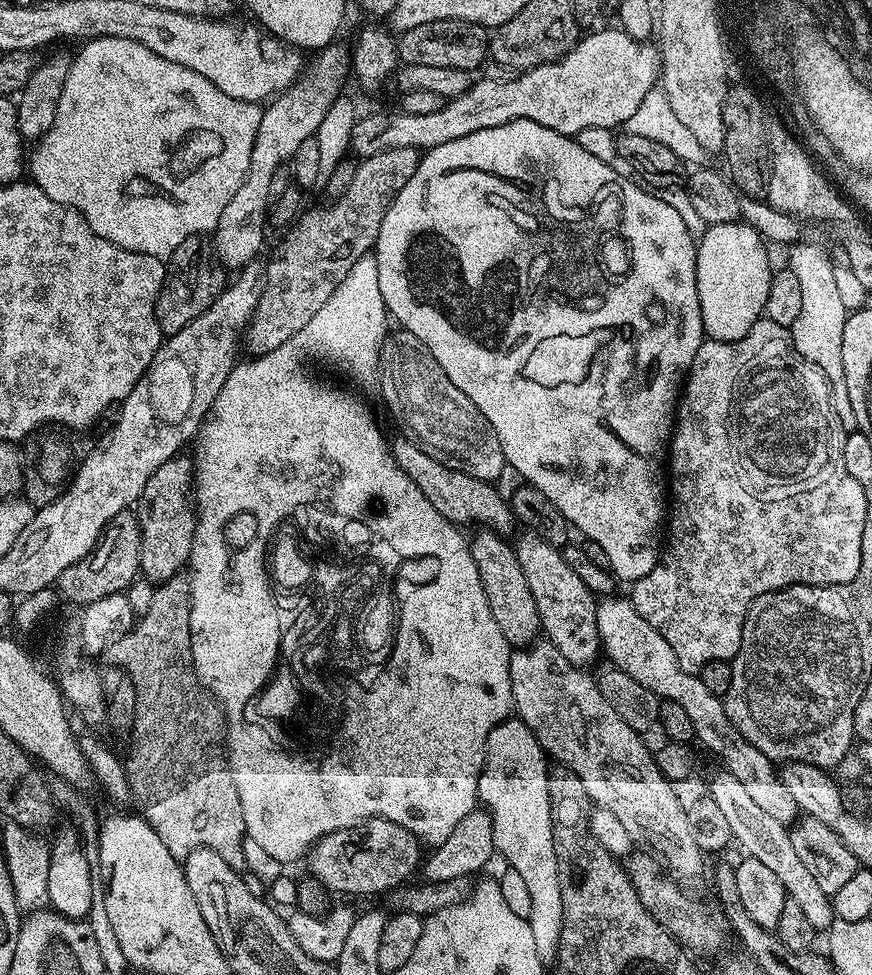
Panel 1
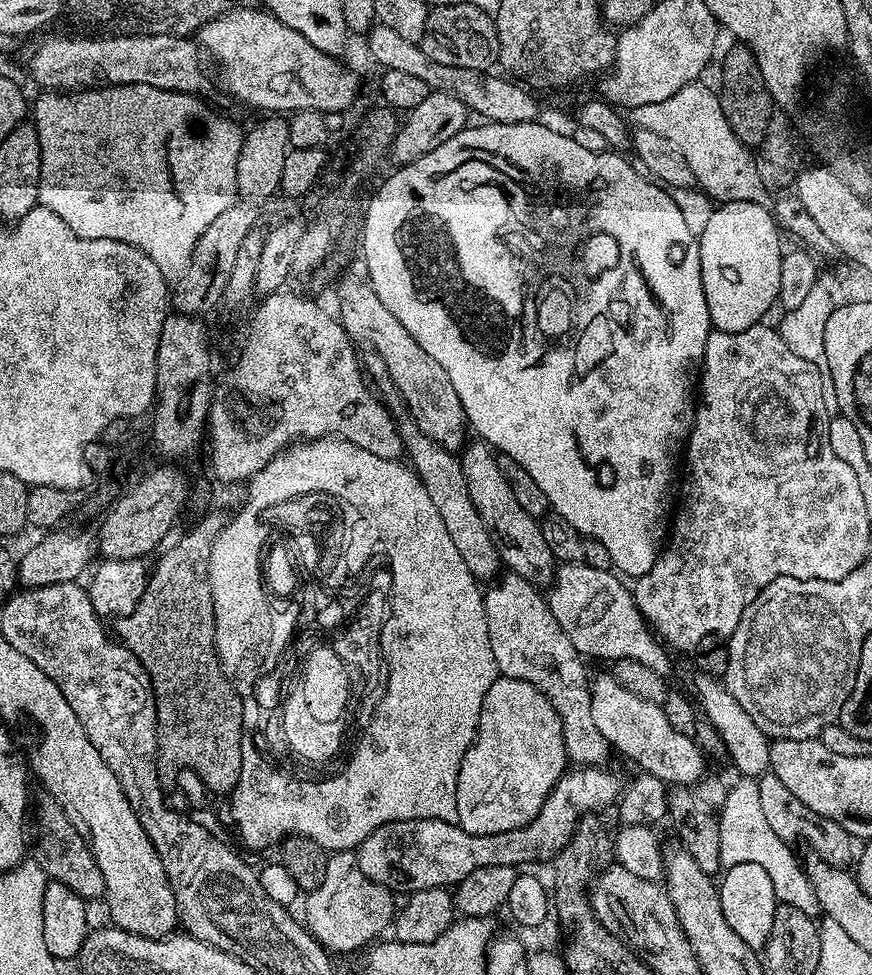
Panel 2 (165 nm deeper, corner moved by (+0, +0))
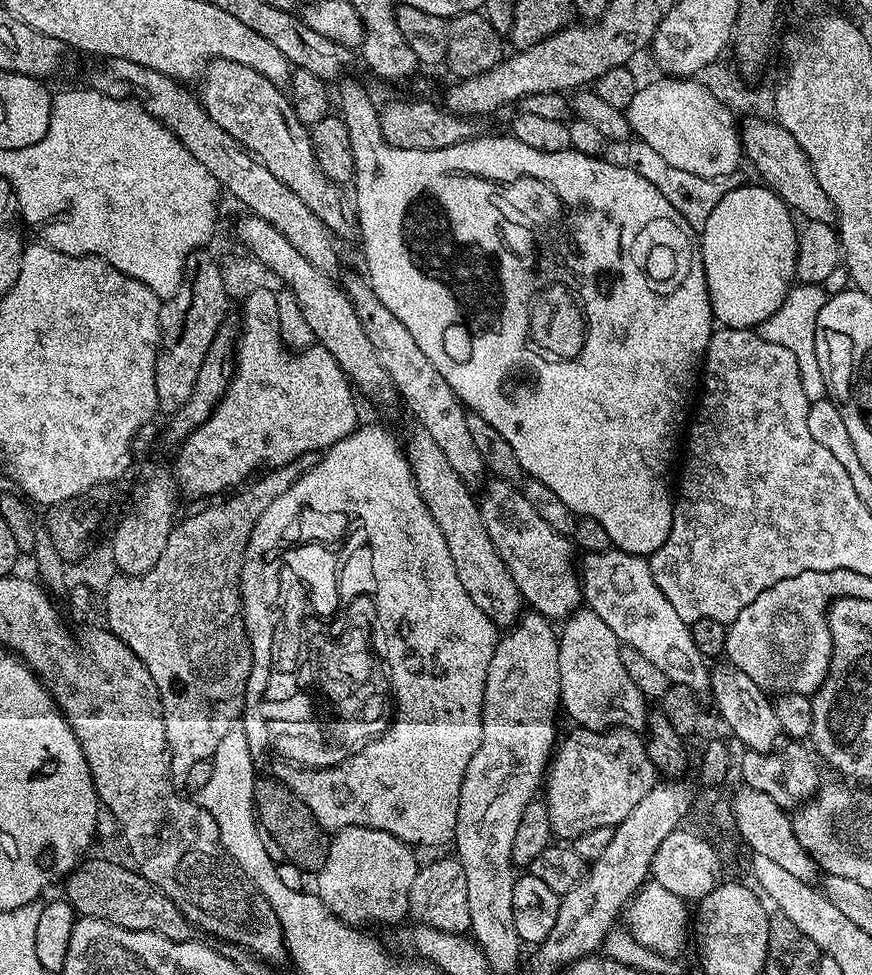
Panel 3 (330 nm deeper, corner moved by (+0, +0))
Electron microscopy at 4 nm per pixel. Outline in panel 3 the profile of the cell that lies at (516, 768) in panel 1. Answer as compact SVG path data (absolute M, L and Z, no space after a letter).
M531 610L525 611L520 619L497 639L496 649L490 658L490 670L486 670L486 686L482 698L484 709L480 715L482 742L478 750L474 750L474 758L470 758L470 766L466 766L466 778L462 778L462 790L458 798L454 856L460 861L462 870L466 870L468 885L489 879L488 840L510 842L514 834L518 834L518 822L522 822L526 806L537 799L545 783L546 773L558 744L556 711L559 713L562 708L559 649L558 632L553 621L548 620L541 612Z

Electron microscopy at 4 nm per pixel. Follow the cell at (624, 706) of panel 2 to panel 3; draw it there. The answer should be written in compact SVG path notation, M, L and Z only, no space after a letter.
M577 610L563 621L558 632L560 649L560 702L573 725L602 732L610 728L645 727L650 711L646 697L634 686L626 666L622 666L620 639L590 610Z

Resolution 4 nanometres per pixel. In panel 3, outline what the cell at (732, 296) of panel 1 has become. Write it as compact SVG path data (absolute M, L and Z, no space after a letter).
M748 184L745 188L729 187L722 202L718 202L710 218L706 218L706 226L698 236L712 314L715 323L725 328L759 329L760 324L782 306L796 280L798 224L795 224L794 213L771 188L756 184Z

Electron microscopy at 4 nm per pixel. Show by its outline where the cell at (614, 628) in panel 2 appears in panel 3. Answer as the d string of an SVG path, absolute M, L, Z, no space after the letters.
M495 478L487 484L484 497L481 495L478 500L482 522L486 522L486 534L490 534L494 550L506 562L506 570L510 570L525 605L553 622L567 620L582 604L578 564L572 561L574 548L569 537L550 530L534 506L526 502L523 491Z

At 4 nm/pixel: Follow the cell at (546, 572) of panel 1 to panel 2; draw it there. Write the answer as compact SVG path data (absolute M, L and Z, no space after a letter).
M479 438L469 439L466 447L459 453L462 474L470 490L470 502L474 502L474 510L478 510L479 516L482 517L503 567L509 572L517 572L537 586L551 585L554 561L550 554L550 546L546 546L546 538L542 538L540 520L526 514L526 510L522 510L521 504L514 499L514 490L510 490L506 474L498 470L496 457L497 453Z

